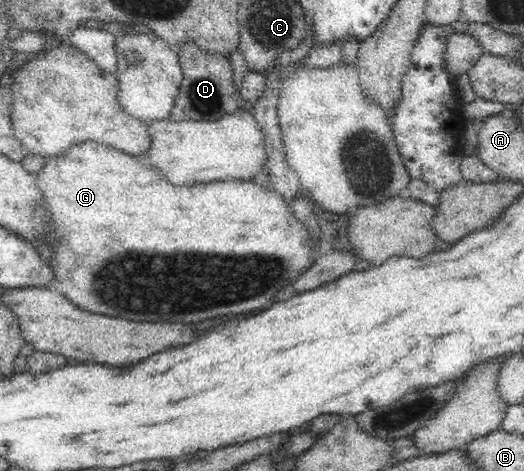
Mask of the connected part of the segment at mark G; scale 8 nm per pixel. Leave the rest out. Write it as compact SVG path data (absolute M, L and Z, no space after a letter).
M86 141L82 145L70 147L58 157L46 159L44 169L35 177L54 222L54 238L57 243L49 257L54 279L59 283L62 295L72 305L86 313L108 318L123 318L133 322L162 323L168 319L168 323L174 323L178 321L178 315L182 317L182 289L184 289L184 323L200 323L206 319L248 313L248 311L257 313L260 309L267 308L270 305L268 301L272 301L277 293L280 293L284 287L292 285L293 281L314 265L315 260L312 259L312 255L318 251L319 241L314 240L314 236L310 234L310 228L304 226L295 217L290 203L287 203L282 195L272 188L256 185L252 181L227 180L193 187L184 187L184 185L180 187L172 184L160 170L149 167L141 158L132 157L114 147L94 141Z

